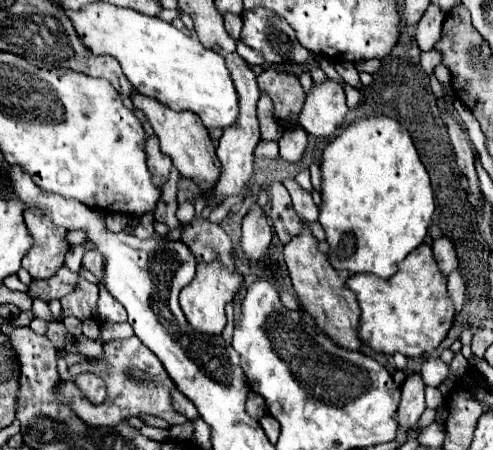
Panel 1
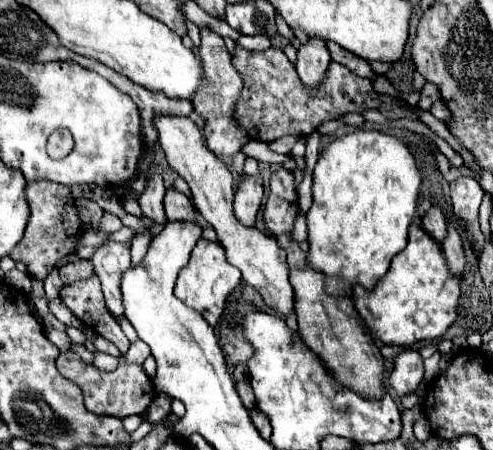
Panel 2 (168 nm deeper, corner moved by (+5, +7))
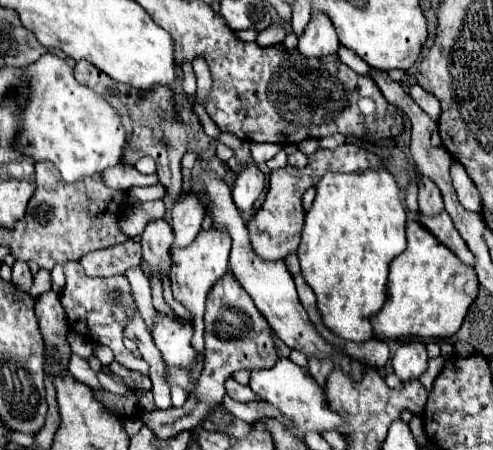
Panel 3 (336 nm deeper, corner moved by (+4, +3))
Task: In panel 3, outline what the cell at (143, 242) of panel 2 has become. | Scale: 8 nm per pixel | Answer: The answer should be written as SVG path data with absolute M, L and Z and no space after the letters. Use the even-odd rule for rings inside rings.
M140 267L128 269L126 279L130 281L132 297L134 297L136 305L138 305L138 309L140 309L140 313L144 315L148 329L150 329L150 325L152 325L150 317L152 317L152 313L154 313L154 309L152 309L152 297L150 297L150 281L148 281L148 277L140 271Z

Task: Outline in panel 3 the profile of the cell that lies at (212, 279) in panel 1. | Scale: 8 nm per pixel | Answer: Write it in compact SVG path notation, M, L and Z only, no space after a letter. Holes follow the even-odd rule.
M210 229L210 231L200 231L198 237L194 239L192 245L184 249L174 249L172 253L172 291L174 299L180 301L194 317L194 347L202 349L204 347L204 309L206 309L206 297L210 289L216 285L218 279L222 279L228 271L228 253L230 253L230 237L224 231Z

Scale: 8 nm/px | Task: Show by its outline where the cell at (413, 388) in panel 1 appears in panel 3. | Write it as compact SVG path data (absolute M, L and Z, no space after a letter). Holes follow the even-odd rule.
M410 341L398 347L396 355L392 357L394 373L400 377L400 381L412 381L418 379L428 369L428 355L426 347L420 341Z

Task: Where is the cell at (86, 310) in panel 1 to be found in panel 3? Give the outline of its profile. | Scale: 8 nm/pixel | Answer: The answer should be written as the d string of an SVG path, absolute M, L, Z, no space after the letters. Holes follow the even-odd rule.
M68 261L66 265L66 285L60 293L60 303L68 317L68 329L84 335L86 339L108 345L114 351L116 361L120 361L124 367L132 371L140 371L144 375L150 373L150 365L146 365L144 359L136 359L122 343L122 329L126 325L126 319L132 315L134 309L134 297L130 293L130 283L124 275L116 277L88 277L84 275L78 261Z

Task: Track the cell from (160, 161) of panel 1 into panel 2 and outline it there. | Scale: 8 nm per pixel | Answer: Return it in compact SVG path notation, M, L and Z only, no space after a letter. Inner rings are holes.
M153 175L147 181L143 195L139 197L139 205L145 219L151 219L153 223L167 223L167 217L163 211L163 197L165 197L163 179L159 175Z

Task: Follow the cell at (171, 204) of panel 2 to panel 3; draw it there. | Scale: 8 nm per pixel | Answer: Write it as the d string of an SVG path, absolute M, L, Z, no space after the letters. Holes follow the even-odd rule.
M78 61L74 67L74 77L78 79L80 85L86 85L94 89L98 95L102 95L106 101L110 101L118 113L122 115L122 123L126 127L126 147L124 147L124 157L122 161L128 165L134 165L140 157L150 155L156 159L158 165L158 179L166 187L166 193L170 195L172 201L182 197L182 173L180 173L180 159L186 153L186 127L174 119L172 113L172 103L174 103L174 93L168 87L154 87L152 91L140 91L130 85L118 83L100 69L96 69L88 61Z

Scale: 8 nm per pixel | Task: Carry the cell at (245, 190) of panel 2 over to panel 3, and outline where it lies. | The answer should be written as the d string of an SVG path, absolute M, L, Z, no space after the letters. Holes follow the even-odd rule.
M248 163L242 167L242 171L236 177L232 199L240 211L250 211L256 203L256 199L264 191L264 173L258 169L256 163Z

